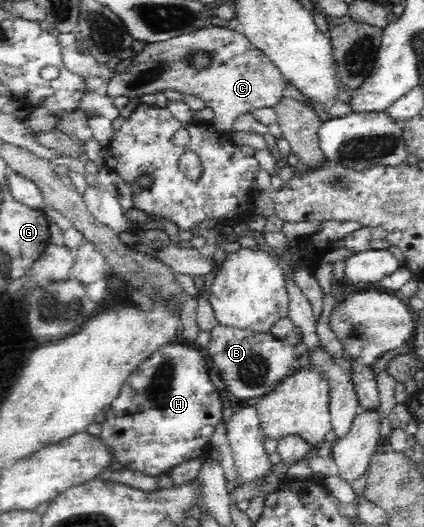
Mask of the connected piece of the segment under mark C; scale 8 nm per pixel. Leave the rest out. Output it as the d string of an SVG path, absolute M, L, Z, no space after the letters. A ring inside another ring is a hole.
M211 25L201 28L201 30L195 30L195 32L186 32L165 42L147 43L139 54L133 55L128 62L115 70L113 76L108 80L107 95L111 99L116 96L135 98L143 96L143 94L177 90L177 92L189 94L189 96L197 96L203 100L205 106L213 110L216 129L230 133L234 120L238 116L259 110L259 108L274 108L285 98L287 88L291 88L291 79L285 77L281 73L281 69L263 51L253 46L253 43L240 30ZM195 54L208 56L210 63L201 68L193 65L191 56L195 56Z

